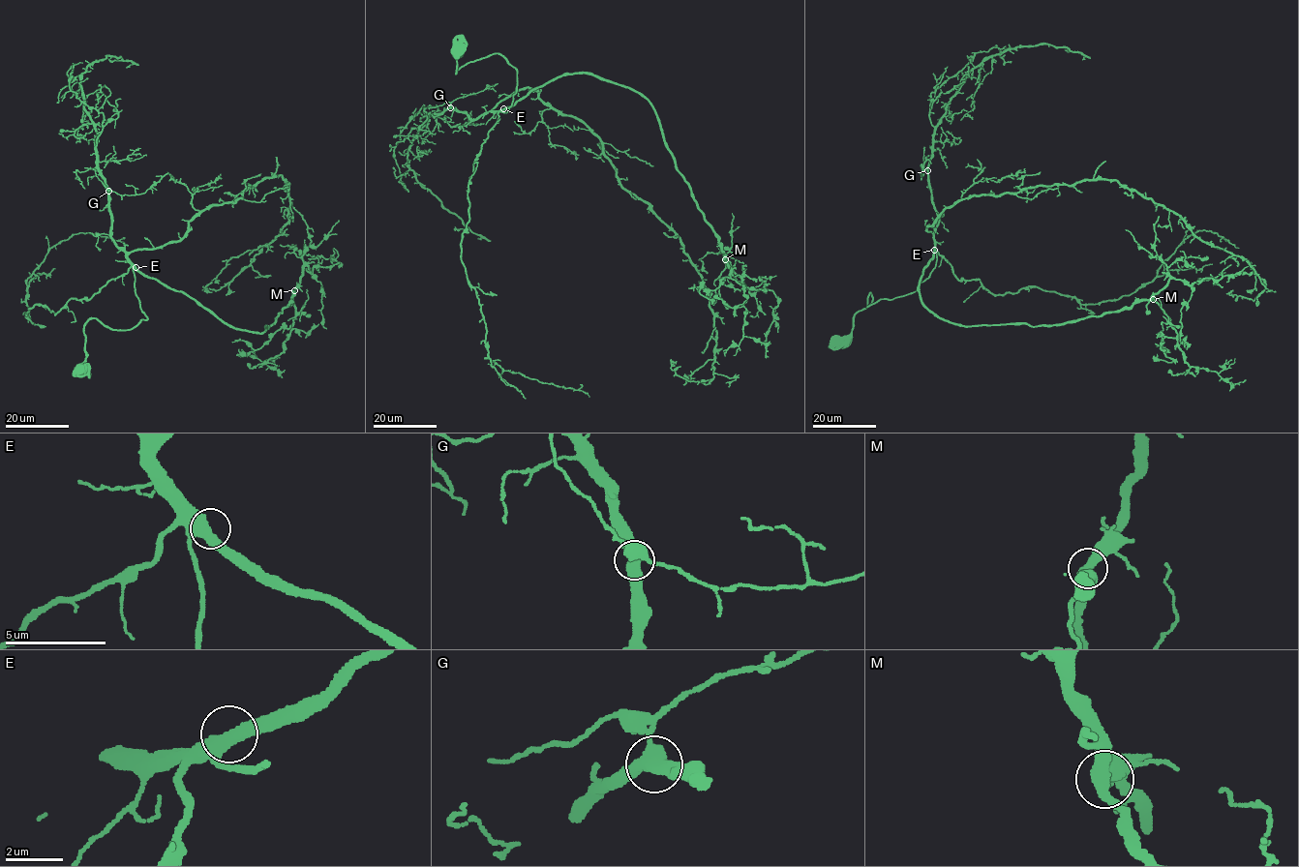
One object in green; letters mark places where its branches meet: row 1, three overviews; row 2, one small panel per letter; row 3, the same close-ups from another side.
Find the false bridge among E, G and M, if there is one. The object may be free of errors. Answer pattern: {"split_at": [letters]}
{"split_at": []}

